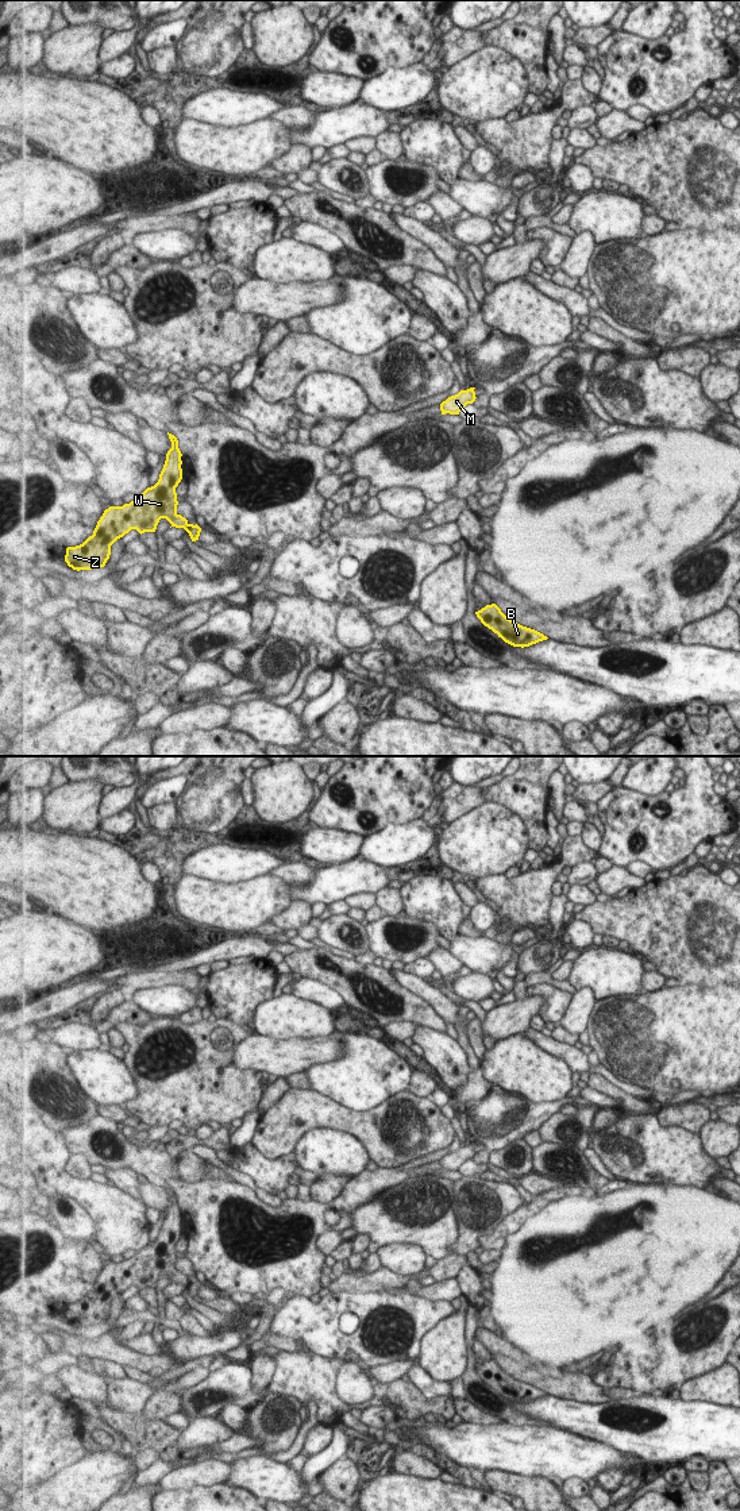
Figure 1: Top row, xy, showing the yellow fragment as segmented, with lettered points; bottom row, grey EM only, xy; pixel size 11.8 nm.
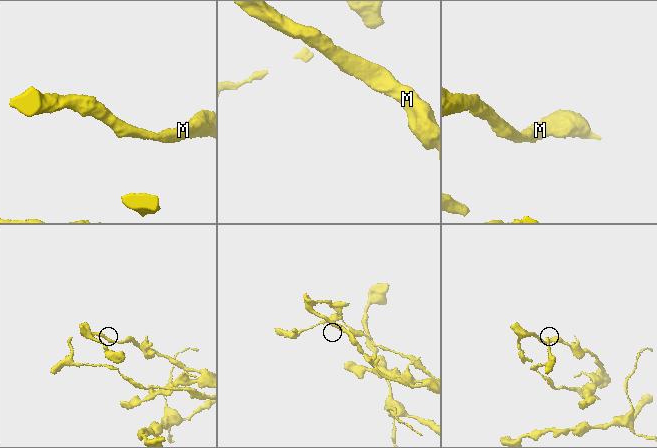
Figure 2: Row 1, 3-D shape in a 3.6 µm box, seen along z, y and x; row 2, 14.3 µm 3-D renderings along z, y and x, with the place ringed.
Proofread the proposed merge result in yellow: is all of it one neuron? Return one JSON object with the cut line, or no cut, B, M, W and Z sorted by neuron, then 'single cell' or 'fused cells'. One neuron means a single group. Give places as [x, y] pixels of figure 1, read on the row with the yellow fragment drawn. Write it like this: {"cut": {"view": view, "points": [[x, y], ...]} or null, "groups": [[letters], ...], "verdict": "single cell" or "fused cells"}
{"cut": {"view": "xy", "points": [[192, 524], [187, 531]]}, "groups": [["B", "M"], ["W", "Z"]], "verdict": "fused cells"}

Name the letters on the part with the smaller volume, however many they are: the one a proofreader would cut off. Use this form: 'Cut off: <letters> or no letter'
Cut off: W, Z

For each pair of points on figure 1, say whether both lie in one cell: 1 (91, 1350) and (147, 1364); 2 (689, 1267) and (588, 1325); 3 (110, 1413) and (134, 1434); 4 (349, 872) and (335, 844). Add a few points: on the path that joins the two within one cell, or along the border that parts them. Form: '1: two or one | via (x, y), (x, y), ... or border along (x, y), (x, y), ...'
1: one | via (104, 1350), (114, 1350), (134, 1359)
2: one | via (663, 1267), (646, 1267), (613, 1299)
3: one | via (115, 1418), (128, 1429)
4: two | border along (351, 859), (332, 864)

